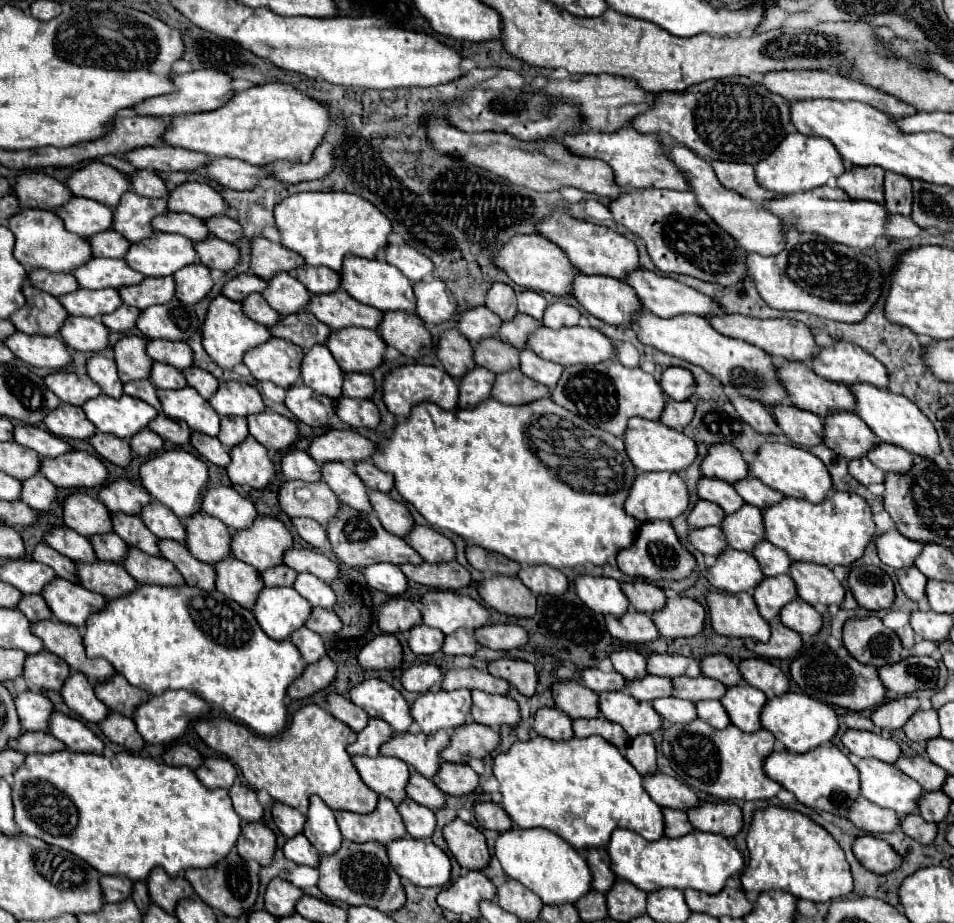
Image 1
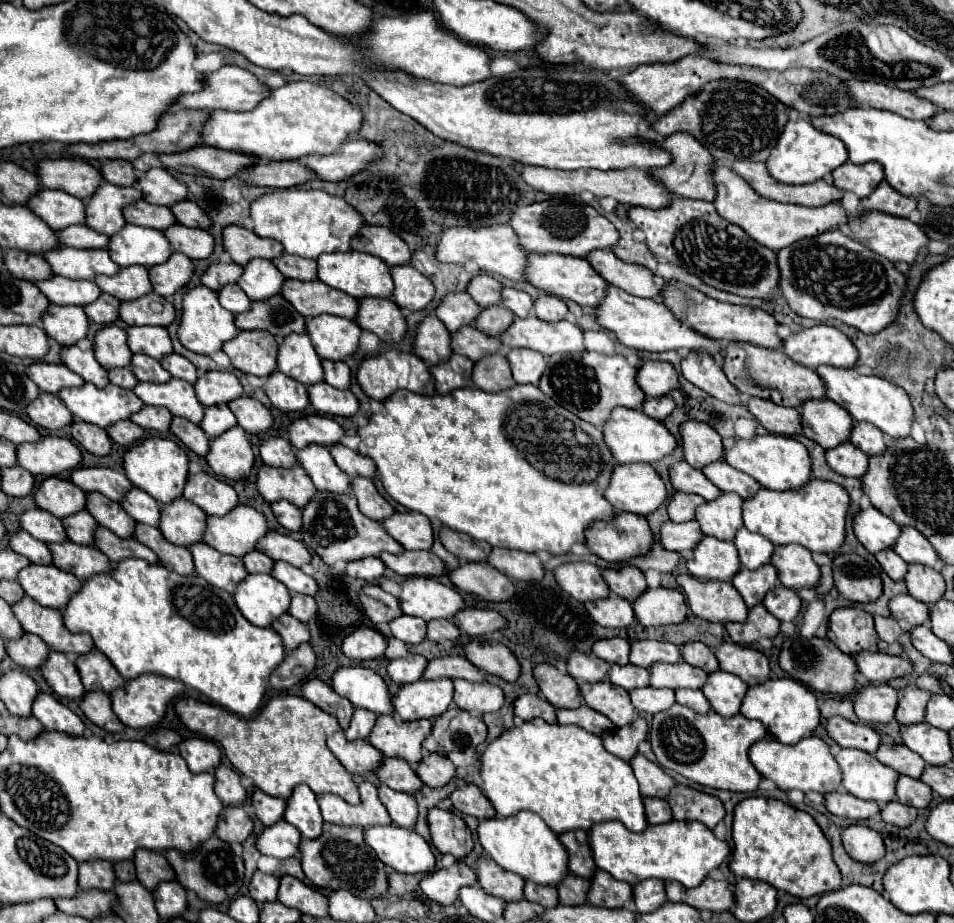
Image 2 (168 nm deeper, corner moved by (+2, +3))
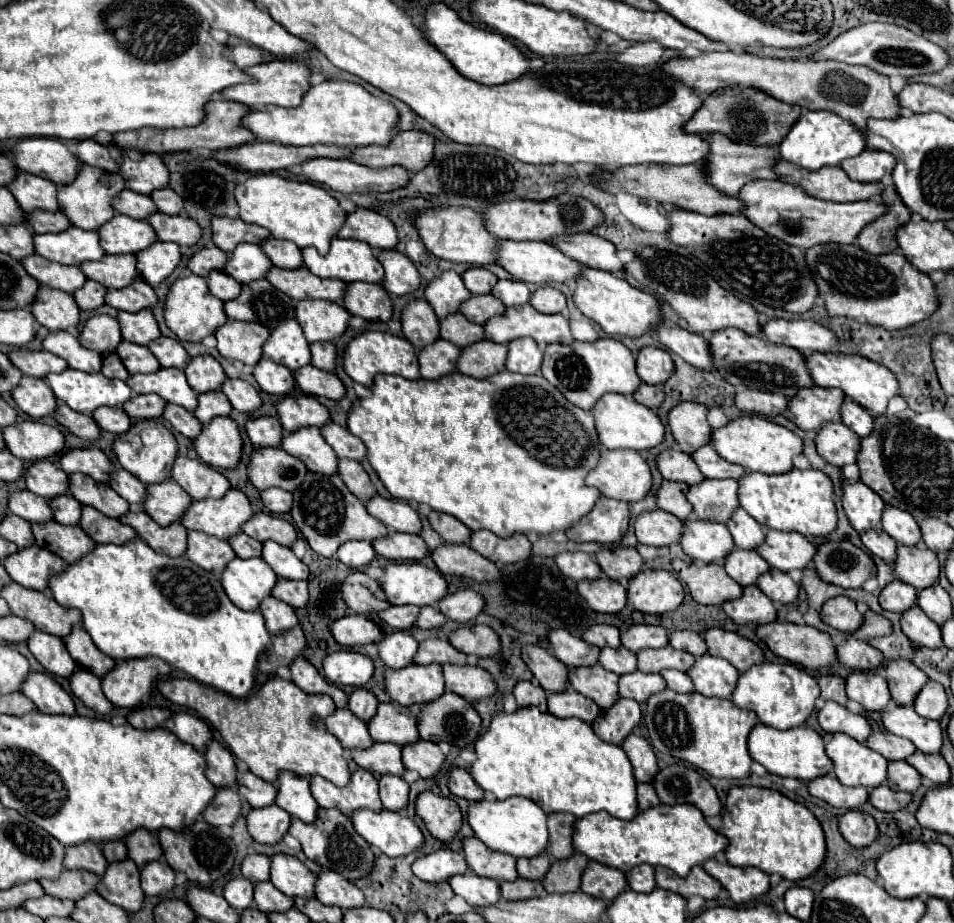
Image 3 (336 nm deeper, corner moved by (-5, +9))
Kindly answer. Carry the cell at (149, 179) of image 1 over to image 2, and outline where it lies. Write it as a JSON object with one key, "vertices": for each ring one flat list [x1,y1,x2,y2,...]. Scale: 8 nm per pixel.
{"vertices":[[102,161,102,167,100,167,100,173,102,177,108,181,108,183,114,183,114,185,136,185,136,175,134,175,134,167,128,163,128,161]]}

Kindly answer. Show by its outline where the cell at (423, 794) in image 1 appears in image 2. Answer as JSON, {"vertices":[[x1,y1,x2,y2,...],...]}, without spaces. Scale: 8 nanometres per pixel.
{"vertices":[[384,757,382,763,374,769,374,775,376,775,376,779,380,783,392,787,394,791,414,793,414,791,418,791,422,787,422,781,414,773,414,769,402,759]]}

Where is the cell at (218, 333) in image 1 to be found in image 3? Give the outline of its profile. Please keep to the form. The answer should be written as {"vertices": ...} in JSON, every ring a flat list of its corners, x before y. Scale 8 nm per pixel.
{"vertices":[[189,275,189,277,177,279,171,285,167,301,165,301,165,321,167,321,167,327,181,341,195,343,195,341,201,341,207,335,213,335,219,329,219,325,227,323,227,317,225,317,223,303,209,293,205,279,199,277,199,275]]}

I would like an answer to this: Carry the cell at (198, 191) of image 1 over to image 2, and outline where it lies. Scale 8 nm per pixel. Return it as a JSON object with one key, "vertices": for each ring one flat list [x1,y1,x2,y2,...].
{"vertices":[[148,169,142,177,138,177,138,187,142,191,142,199,152,205,174,205,186,199,186,185,174,179,166,169]]}

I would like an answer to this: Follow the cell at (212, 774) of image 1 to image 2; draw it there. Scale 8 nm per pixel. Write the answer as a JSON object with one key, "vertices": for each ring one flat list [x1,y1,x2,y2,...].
{"vertices":[[202,737,184,739,178,745,178,753,184,757,190,771,194,773,202,773,202,771,212,773,214,767,220,765,220,749,210,739,202,739]]}

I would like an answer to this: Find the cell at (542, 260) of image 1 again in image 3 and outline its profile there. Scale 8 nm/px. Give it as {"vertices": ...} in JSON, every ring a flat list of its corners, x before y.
{"vertices":[[443,207,443,209,425,209,415,215,415,225,425,247,439,259,447,259,453,263,469,263,469,265,487,265,495,263,493,249,497,249,497,239,485,231,481,225,481,215,473,209,463,207]]}

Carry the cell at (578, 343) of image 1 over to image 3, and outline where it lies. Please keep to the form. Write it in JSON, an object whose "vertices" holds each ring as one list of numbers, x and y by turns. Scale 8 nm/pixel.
{"vertices":[[529,303,521,307,509,307,503,315,485,323,485,339,495,343,509,343,517,337,531,337,539,345,549,343,573,343,569,319,561,313,541,315]]}

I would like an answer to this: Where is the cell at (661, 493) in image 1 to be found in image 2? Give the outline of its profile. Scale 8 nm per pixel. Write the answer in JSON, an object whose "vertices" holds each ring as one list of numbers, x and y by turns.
{"vertices":[[618,463,612,469,610,485,604,491,604,497,618,513,628,511,634,515,648,515,656,511,658,505,666,499,666,487,650,463]]}

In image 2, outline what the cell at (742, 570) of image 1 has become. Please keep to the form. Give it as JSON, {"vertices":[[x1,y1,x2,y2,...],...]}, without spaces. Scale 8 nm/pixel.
{"vertices":[[702,537,686,557,686,567,698,579,730,581,740,569,738,551,734,551,732,541]]}

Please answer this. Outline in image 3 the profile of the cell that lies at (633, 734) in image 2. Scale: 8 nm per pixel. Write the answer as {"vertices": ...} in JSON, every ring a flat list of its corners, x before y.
{"vertices":[[619,699,611,709,603,709,601,717,593,723,595,733,613,745,621,745,641,721,641,707,633,699]]}

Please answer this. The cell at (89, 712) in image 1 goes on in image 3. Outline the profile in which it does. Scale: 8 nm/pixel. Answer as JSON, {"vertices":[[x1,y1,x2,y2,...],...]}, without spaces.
{"vertices":[[35,631,27,645,29,645,29,651,45,667,47,673,57,675,57,677,71,677,75,673,77,665,67,653,63,639,49,633]]}

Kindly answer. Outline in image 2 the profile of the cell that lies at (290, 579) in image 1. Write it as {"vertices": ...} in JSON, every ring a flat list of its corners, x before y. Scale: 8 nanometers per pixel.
{"vertices":[[250,551,242,557,242,563,248,573,270,573,272,559,268,555,262,555,260,551]]}

